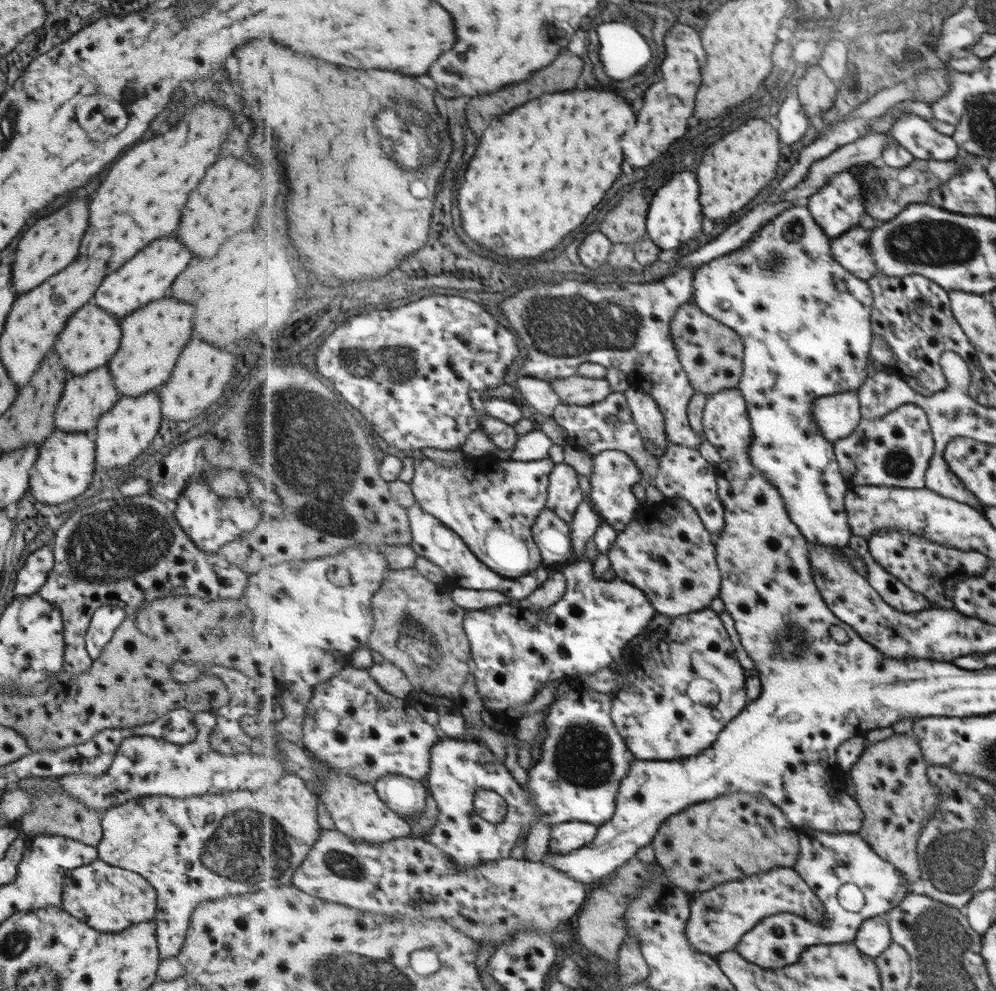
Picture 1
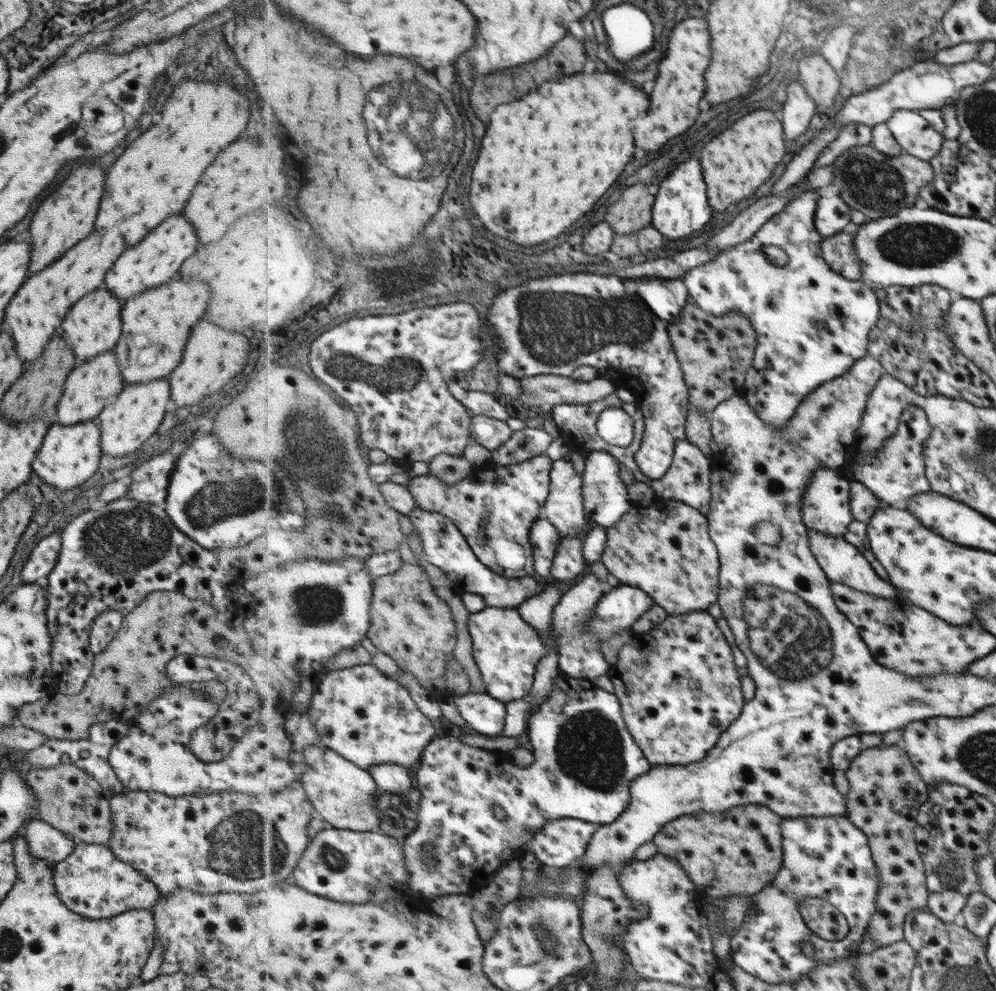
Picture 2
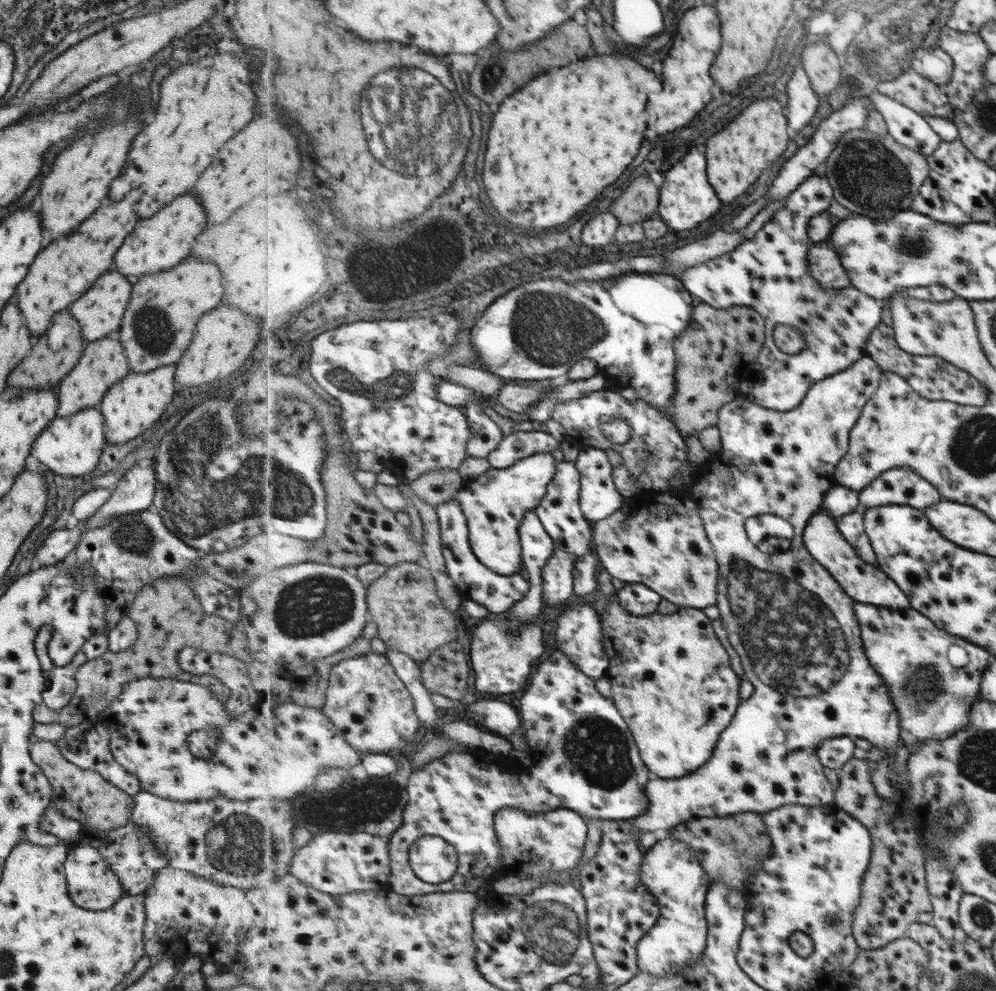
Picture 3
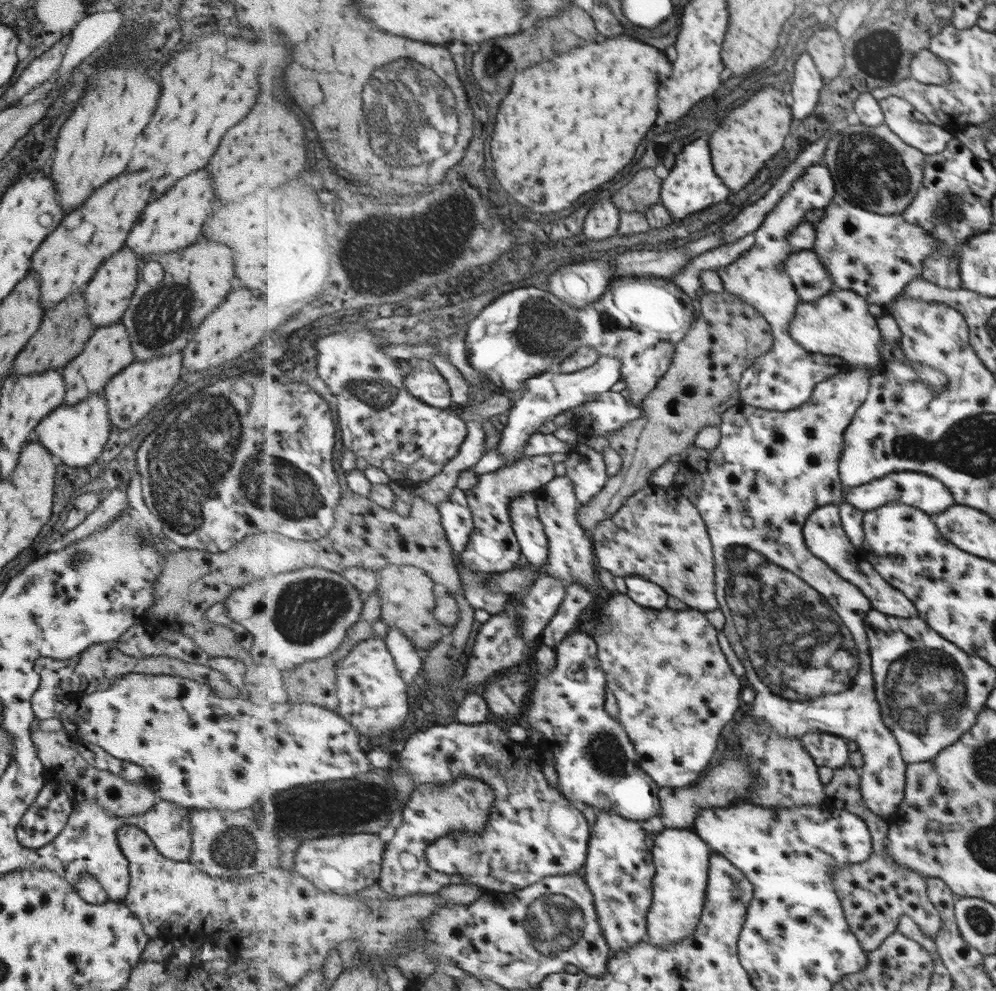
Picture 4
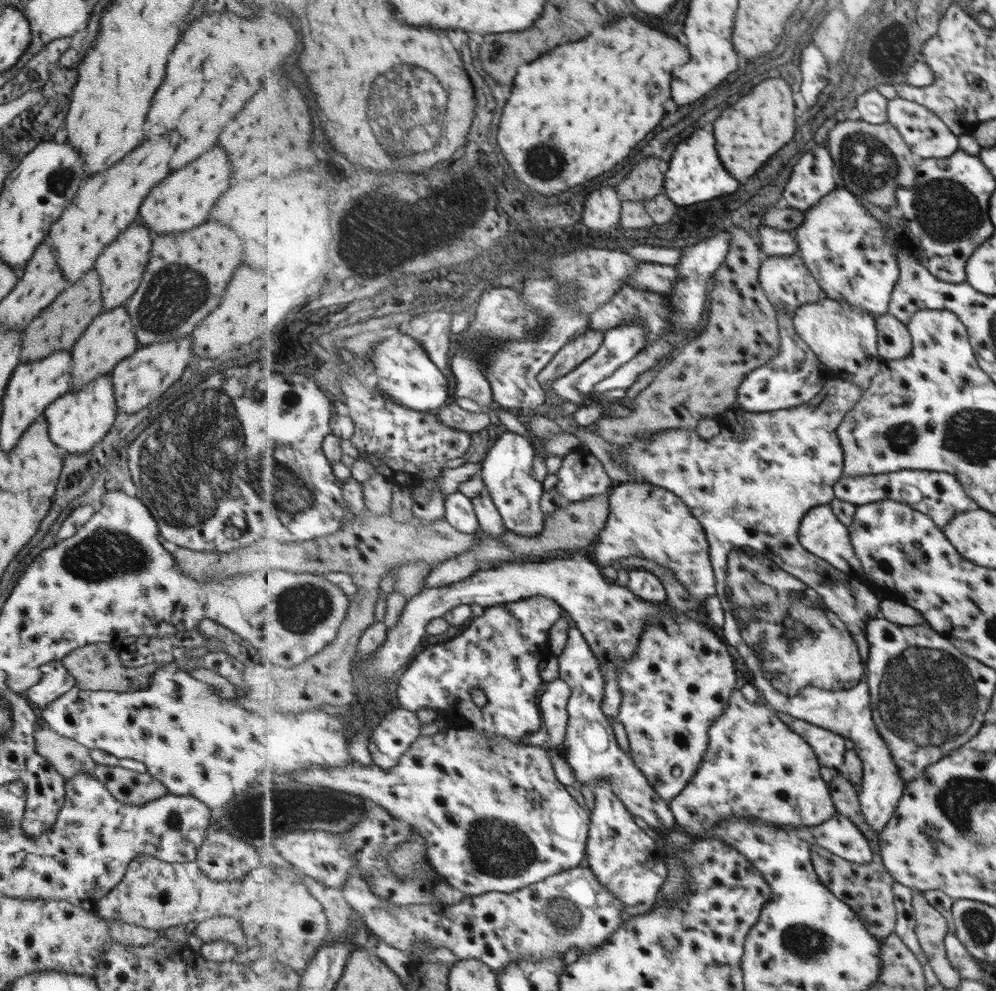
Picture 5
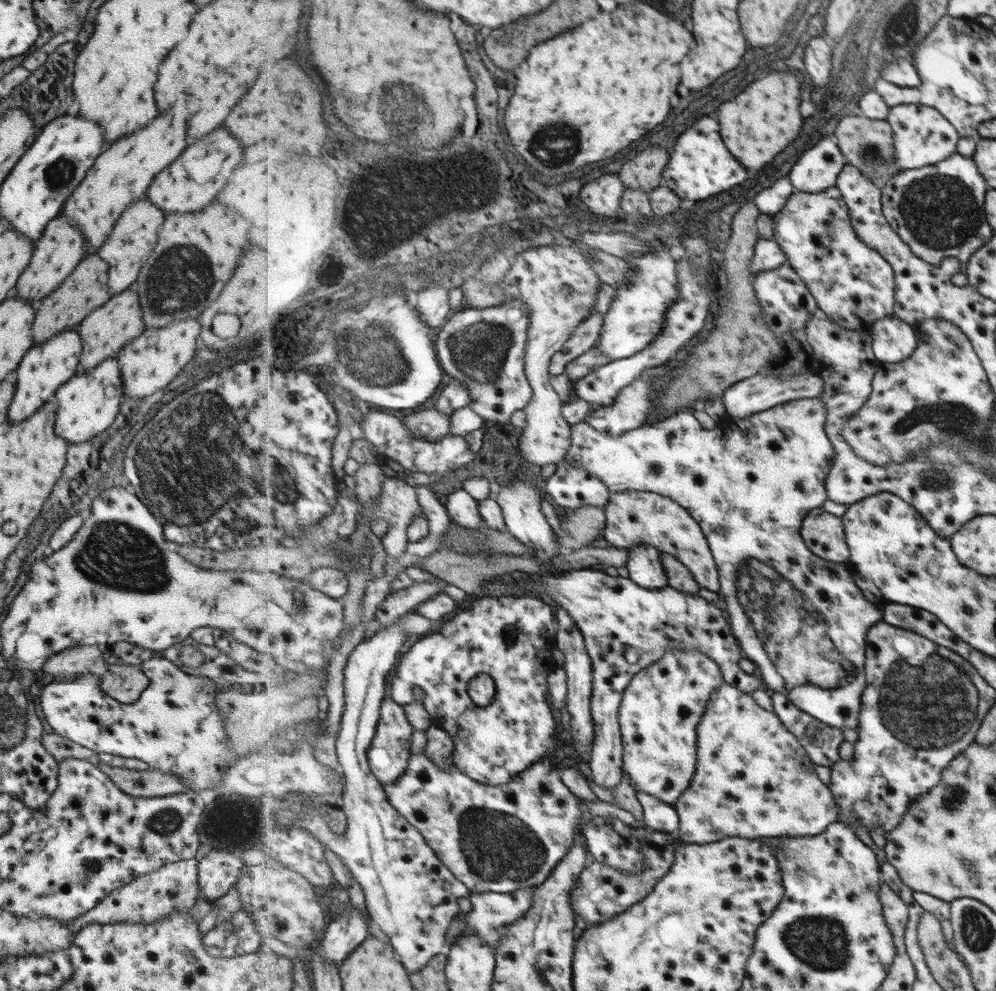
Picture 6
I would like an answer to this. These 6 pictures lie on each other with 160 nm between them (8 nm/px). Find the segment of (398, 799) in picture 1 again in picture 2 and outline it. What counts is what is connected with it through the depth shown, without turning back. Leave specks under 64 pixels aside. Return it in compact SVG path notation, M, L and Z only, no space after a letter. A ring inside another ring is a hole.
M397 763L375 765L370 773L374 775L378 788L383 793L407 797L416 788L411 770Z

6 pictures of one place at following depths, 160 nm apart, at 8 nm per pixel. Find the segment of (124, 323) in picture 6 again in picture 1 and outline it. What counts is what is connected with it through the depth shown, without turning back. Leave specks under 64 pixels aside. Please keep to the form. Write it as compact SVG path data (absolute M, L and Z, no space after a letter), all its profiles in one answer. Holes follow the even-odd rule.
M95 368L83 376L68 376L54 410L54 428L63 433L91 434L98 418L117 402L119 397L107 368Z

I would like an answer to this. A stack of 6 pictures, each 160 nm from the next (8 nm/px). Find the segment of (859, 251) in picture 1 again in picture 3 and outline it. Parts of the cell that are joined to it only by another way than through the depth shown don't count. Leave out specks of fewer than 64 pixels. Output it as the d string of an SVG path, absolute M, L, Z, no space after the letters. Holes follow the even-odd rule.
M814 244L809 254L810 273L829 289L851 287L850 275L846 273L842 259L835 251L834 244Z

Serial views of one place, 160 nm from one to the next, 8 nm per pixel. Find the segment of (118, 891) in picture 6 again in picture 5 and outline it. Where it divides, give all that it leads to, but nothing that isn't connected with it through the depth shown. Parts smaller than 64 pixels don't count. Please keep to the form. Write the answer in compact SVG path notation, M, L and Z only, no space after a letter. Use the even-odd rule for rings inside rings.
M138 854L128 865L122 879L96 904L96 914L107 920L118 920L134 926L162 932L179 924L201 922L214 916L229 916L239 921L243 936L250 950L249 956L257 958L275 958L284 965L294 968L299 974L309 966L317 948L325 942L329 934L329 922L325 916L324 906L311 894L302 875L292 867L282 864L260 865L247 871L240 878L217 882L200 872L195 861L171 863L157 860L148 854Z

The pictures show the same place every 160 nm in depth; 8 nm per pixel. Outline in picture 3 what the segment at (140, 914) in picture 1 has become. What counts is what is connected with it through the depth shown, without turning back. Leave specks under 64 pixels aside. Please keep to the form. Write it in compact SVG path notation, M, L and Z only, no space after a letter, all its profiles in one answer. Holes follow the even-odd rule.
M90 843L69 848L62 867L67 883L68 897L79 908L90 911L109 909L119 897L125 896L118 878L106 865L98 850L95 850Z

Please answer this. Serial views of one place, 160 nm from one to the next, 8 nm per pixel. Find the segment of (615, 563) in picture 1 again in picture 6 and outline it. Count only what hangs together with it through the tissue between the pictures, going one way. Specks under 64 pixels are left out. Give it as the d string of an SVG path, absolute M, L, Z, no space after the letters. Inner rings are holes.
M627 490L612 494L605 510L604 544L619 549L631 549L643 544L656 546L662 554L672 554L687 566L701 587L720 592L720 572L710 542L698 519L675 499L643 490Z

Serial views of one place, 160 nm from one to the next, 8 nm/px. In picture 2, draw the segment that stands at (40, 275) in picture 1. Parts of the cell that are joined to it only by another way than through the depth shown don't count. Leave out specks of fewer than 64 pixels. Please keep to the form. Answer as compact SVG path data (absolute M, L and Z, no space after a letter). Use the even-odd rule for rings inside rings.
M77 162L75 166L71 166L71 170L59 182L59 186L37 206L29 226L31 258L28 262L27 276L51 264L53 258L59 258L67 248L71 248L91 232L99 198L103 192L103 176L105 168L101 166L101 162Z

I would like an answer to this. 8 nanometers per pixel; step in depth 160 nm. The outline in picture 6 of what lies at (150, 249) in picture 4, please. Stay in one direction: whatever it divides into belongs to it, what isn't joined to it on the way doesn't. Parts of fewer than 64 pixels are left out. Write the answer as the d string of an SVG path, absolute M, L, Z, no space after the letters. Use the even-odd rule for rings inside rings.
M217 128L211 134L187 146L179 154L179 158L175 158L175 162L167 166L167 170L157 174L153 182L149 184L147 198L151 200L151 204L155 204L165 214L197 212L215 198L217 190L227 182L231 170L237 166L239 160L241 160L239 140L227 134L225 128Z

